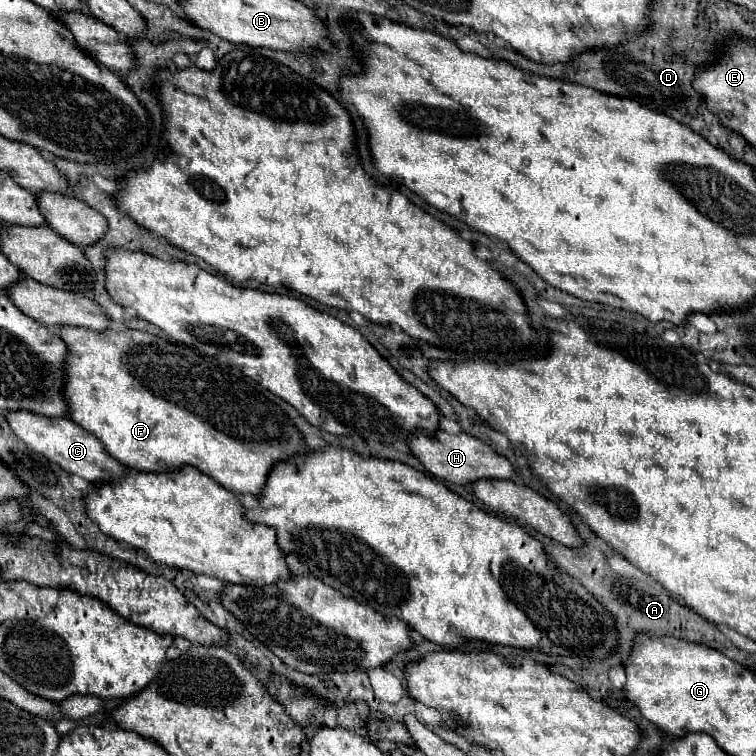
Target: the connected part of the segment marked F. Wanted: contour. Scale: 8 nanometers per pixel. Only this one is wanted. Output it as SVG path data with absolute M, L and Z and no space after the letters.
M62 326L60 330L62 340L66 342L66 346L70 348L68 356L66 356L66 402L70 408L70 420L74 420L76 424L80 424L82 428L86 428L88 432L92 432L94 436L98 436L104 444L104 448L124 466L132 468L132 470L140 470L140 472L174 472L180 470L184 466L194 466L200 472L204 472L206 476L214 478L218 484L222 484L224 488L236 492L236 494L252 494L252 496L260 496L266 484L266 478L270 474L270 470L274 468L274 464L278 464L280 460L286 460L294 454L306 454L308 446L300 434L298 438L298 428L294 426L294 422L290 420L290 416L280 408L278 402L282 402L278 396L270 394L264 386L258 386L258 382L254 382L252 378L246 378L242 372L238 372L238 380L236 380L236 368L230 368L226 364L220 364L216 356L208 356L202 354L194 348L176 344L176 342L168 342L164 338L158 338L154 334L148 332L140 332L140 330L128 330L128 332L94 332L94 330L86 330L86 328L74 328L74 326Z

